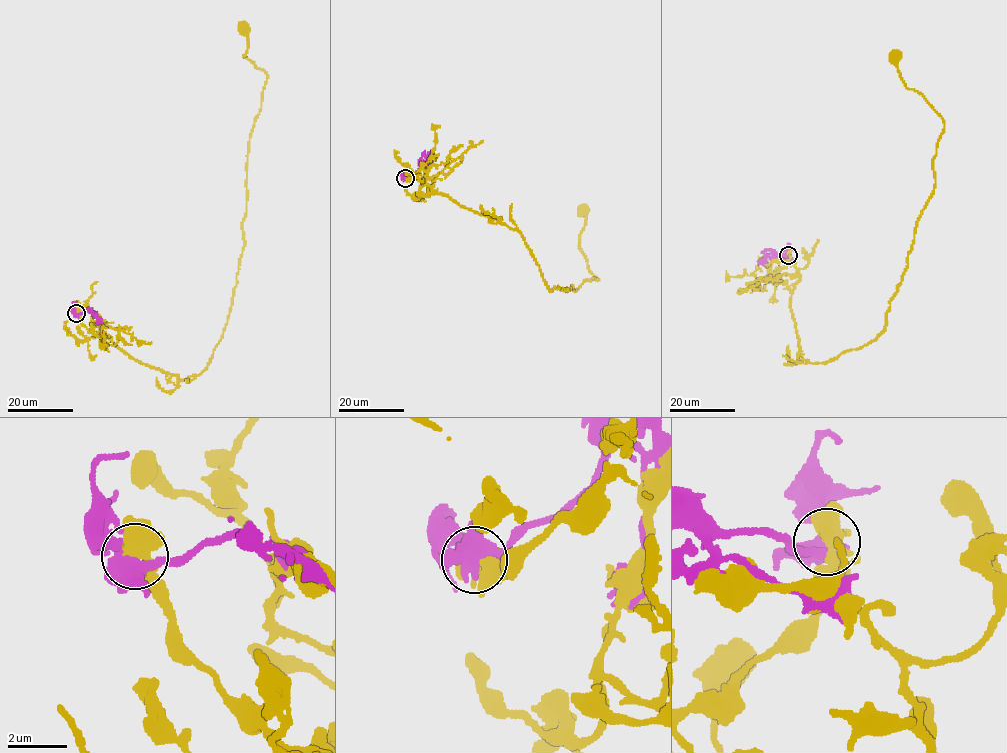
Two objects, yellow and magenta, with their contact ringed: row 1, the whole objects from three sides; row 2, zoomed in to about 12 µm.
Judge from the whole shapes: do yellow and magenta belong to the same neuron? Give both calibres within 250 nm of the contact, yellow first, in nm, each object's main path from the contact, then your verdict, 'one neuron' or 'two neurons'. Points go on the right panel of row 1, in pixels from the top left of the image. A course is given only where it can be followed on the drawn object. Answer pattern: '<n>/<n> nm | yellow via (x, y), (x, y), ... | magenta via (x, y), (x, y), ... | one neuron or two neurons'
550/460 nm | yellow via (788, 255), (771, 276), (789, 289), (798, 360), (835, 359), (884, 329), (943, 129), (895, 56) | magenta via (788, 255), (775, 255), (790, 260), (787, 262) | two neurons

